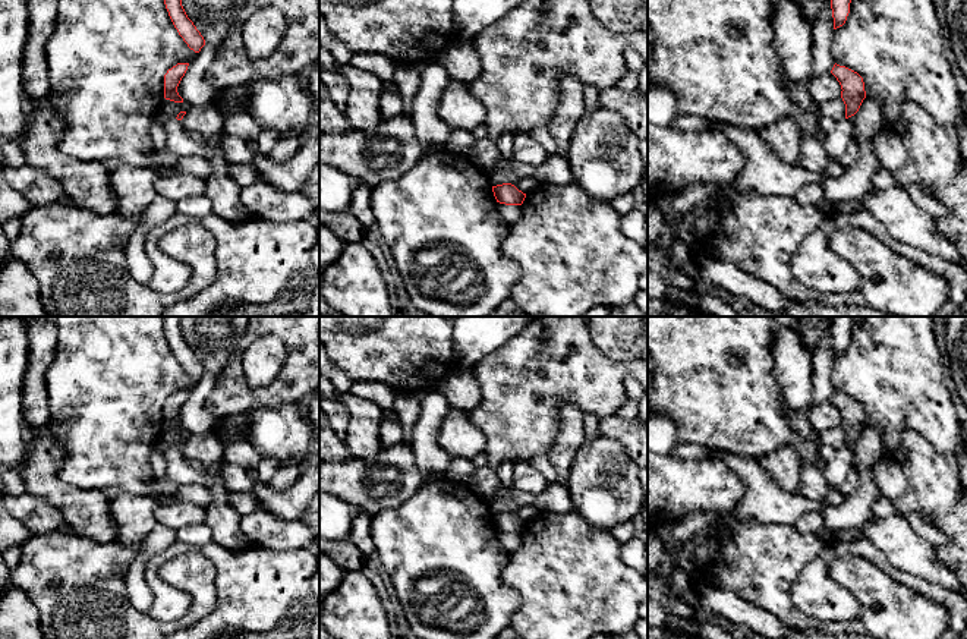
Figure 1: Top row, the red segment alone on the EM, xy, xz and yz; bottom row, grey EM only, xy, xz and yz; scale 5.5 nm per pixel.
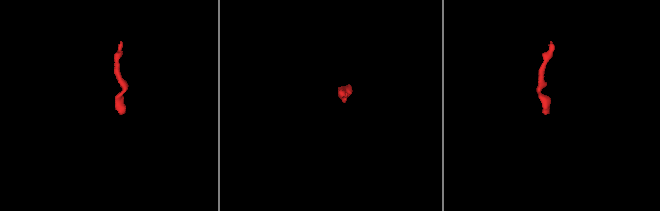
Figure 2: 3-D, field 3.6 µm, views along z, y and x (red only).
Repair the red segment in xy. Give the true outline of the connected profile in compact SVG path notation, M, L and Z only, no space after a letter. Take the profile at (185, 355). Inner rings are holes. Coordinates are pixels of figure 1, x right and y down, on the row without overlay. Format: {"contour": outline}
{"contour": "M164 317L164 333L179 363L190 378L199 381L205 374L205 368L193 350L188 346L182 334L179 317Z"}

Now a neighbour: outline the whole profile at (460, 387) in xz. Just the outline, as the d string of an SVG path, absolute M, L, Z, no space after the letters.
M456 369L442 377L434 390L440 391L451 407L469 412L473 409L481 397L481 385L472 369Z

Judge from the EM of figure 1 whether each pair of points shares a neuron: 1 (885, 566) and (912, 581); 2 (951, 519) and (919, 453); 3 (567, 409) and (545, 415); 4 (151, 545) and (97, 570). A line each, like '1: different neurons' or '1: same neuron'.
1: same neuron
2: same neuron
3: different neurons
4: different neurons

